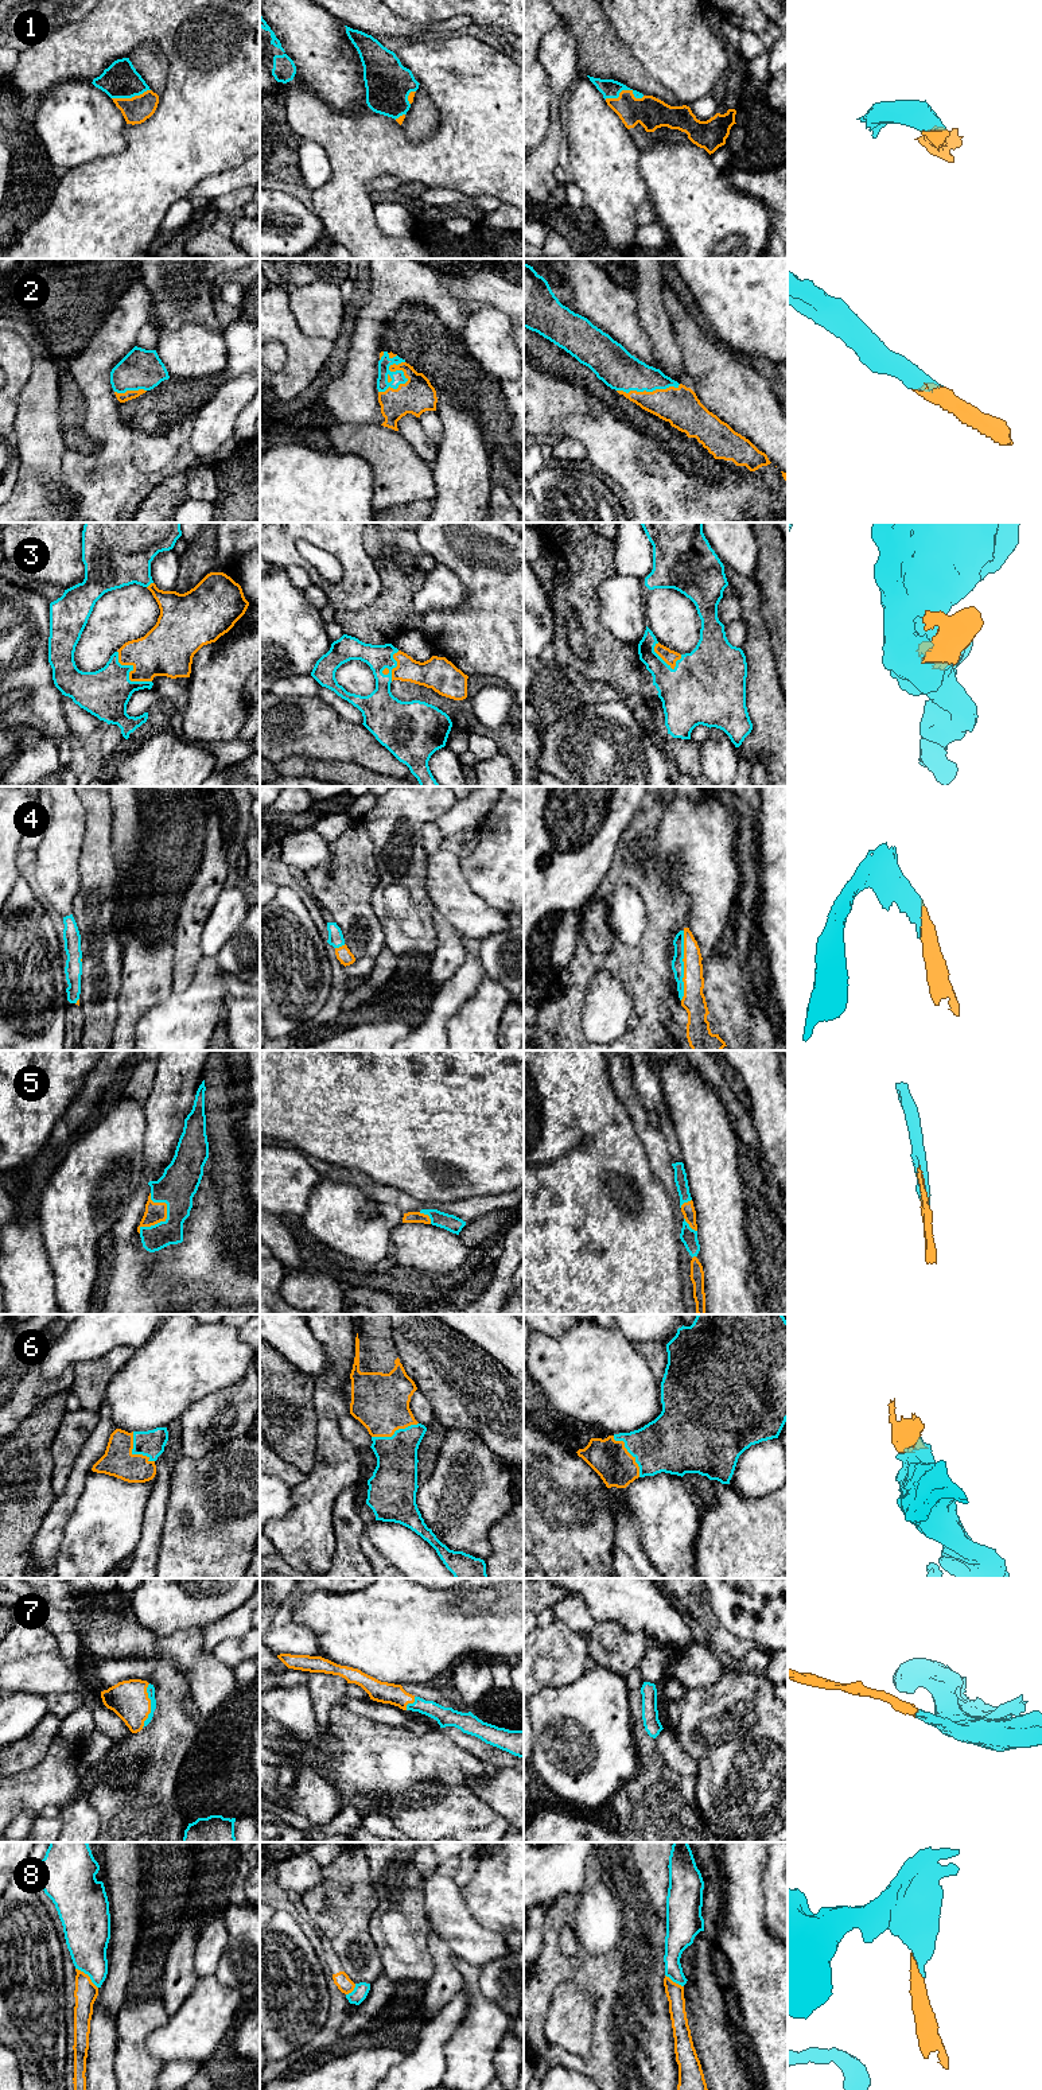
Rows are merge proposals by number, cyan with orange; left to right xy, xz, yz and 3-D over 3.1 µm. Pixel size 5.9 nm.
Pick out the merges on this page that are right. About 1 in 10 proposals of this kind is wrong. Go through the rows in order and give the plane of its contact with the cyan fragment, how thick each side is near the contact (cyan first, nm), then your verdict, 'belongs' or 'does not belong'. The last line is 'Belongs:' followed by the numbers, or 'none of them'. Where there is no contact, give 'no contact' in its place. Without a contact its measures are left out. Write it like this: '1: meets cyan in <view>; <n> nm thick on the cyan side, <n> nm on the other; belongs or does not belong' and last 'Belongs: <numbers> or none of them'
1: meets cyan in yz; 110 nm thick on the cyan side, 190 nm on the other; belongs
2: meets cyan in xz; 80 nm thick on the cyan side, 200 nm on the other; belongs
3: meets cyan in xy; 280 nm thick on the cyan side, 300 nm on the other; belongs
4: meets cyan in yz; 80 nm thick on the cyan side, 140 nm on the other; belongs
5: meets cyan in xy; 220 nm thick on the cyan side, 130 nm on the other; belongs
6: meets cyan in yz; 340 nm thick on the cyan side, 220 nm on the other; belongs
7: meets cyan in xy; 50 nm thick on the cyan side, 220 nm on the other; belongs
8: meets cyan in xy; 260 nm thick on the cyan side, 140 nm on the other; does not belong
Belongs: 1, 2, 3, 4, 5, 6, 7

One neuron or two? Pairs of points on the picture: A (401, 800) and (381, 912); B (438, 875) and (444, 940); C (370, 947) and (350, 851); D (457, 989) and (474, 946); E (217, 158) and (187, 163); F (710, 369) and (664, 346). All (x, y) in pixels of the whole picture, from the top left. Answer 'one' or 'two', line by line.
A: one
B: two
C: one
D: two
E: one
F: two

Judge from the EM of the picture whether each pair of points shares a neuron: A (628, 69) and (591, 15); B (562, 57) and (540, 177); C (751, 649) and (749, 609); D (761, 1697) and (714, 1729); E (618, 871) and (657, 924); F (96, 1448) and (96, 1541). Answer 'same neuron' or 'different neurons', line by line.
A: same neuron
B: same neuron
C: same neuron
D: same neuron
E: same neuron
F: different neurons

